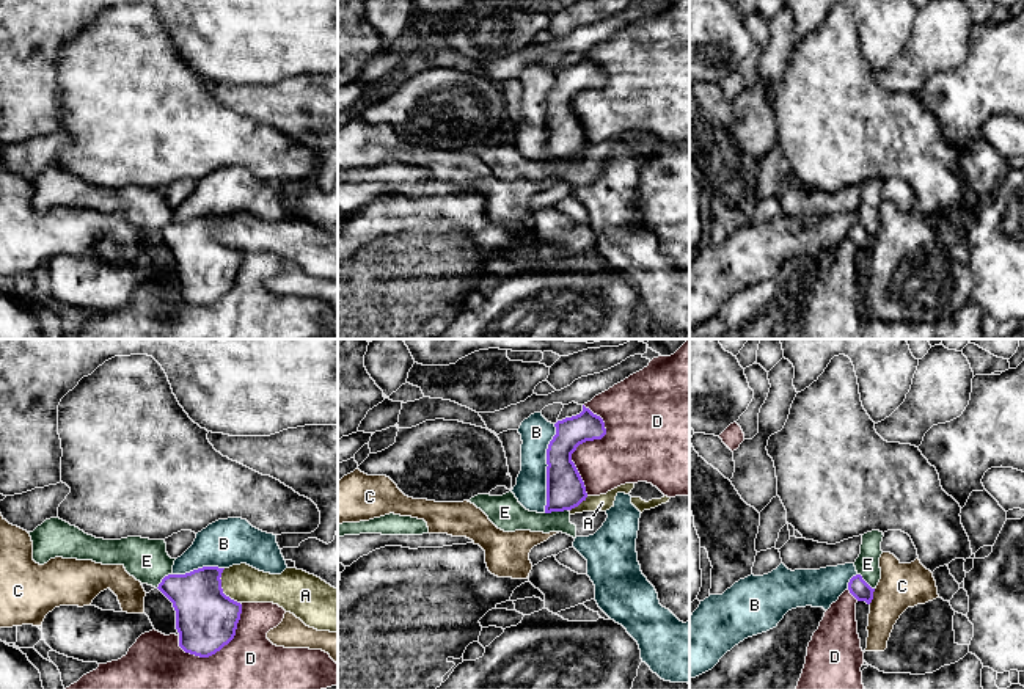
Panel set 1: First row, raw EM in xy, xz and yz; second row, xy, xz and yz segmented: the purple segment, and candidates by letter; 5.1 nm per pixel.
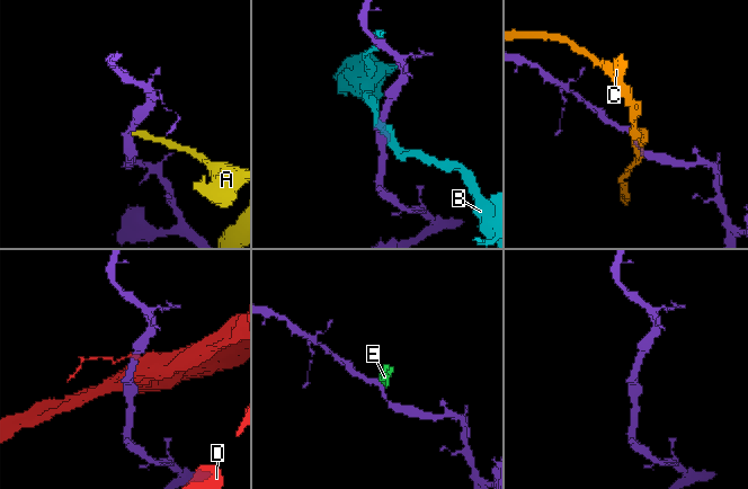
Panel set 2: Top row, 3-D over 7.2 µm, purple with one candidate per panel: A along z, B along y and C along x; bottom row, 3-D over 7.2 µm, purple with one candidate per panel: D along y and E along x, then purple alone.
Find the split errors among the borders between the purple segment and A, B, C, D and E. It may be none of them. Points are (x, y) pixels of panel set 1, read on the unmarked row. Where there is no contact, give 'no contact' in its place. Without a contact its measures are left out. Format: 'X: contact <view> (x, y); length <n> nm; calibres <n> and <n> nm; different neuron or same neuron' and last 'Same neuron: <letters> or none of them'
A: contact xy (222, 237); length 200 nm; calibres 320 and 190 nm; different neuron
B: contact xz (547, 116); length 460 nm; calibres 200 and 160 nm; different neuron
C: contact yz (872, 245); length 90 nm; calibres 100 and 240 nm; different neuron
D: contact xz (583, 90); length 460 nm; calibres 190 and 320 nm; different neuron
E: contact xz (556, 159); length 120 nm; calibres 200 and 170 nm; different neuron
Same neuron: none of them

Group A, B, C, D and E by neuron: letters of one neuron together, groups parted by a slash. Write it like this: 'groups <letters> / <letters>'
groups A E / B / C / D

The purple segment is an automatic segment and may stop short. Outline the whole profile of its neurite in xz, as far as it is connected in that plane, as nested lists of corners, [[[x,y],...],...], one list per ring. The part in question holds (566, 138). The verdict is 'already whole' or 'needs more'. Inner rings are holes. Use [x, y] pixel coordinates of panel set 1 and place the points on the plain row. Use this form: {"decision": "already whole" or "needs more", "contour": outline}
{"decision": "already whole", "contour": [[[584,53],[580,63],[558,69],[554,75],[556,83],[547,97],[545,162],[572,159],[586,149],[586,135],[572,102],[580,93],[606,83],[603,67]]]}

